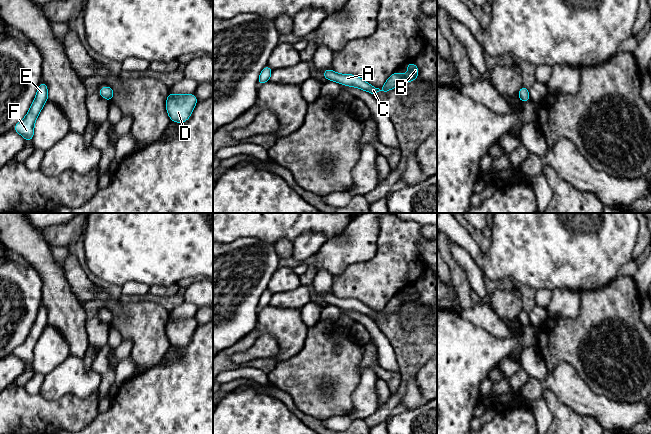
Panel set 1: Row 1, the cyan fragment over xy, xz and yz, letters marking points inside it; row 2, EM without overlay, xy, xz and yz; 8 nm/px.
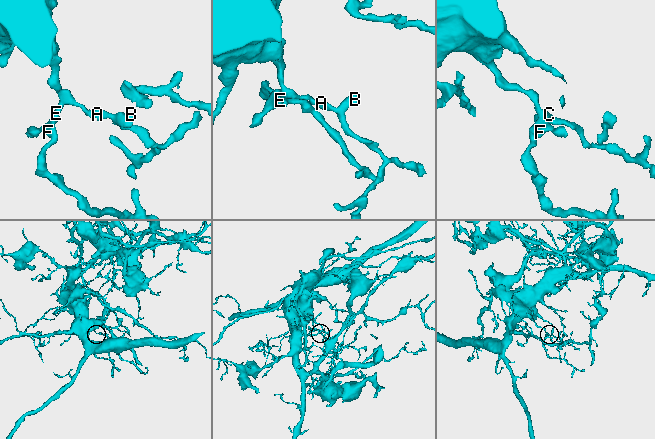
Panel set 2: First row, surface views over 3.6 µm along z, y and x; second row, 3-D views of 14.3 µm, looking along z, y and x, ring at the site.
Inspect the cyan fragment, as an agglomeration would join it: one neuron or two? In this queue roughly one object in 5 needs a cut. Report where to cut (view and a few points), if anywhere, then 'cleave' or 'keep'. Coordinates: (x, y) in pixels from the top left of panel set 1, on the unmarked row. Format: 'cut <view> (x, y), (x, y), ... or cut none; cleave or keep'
cut none; keep

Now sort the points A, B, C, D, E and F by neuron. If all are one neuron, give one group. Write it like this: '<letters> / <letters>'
A B C D E F

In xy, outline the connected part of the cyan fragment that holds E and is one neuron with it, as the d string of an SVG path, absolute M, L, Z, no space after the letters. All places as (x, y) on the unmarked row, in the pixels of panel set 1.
M41 305L35 323L30 330L27 339L13 351L13 354L19 357L22 361L24 361L27 366L31 366L34 360L35 345L47 324L47 308Z

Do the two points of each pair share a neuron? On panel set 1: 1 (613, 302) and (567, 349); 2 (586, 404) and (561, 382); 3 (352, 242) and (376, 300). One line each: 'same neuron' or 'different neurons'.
1: same neuron
2: same neuron
3: different neurons

